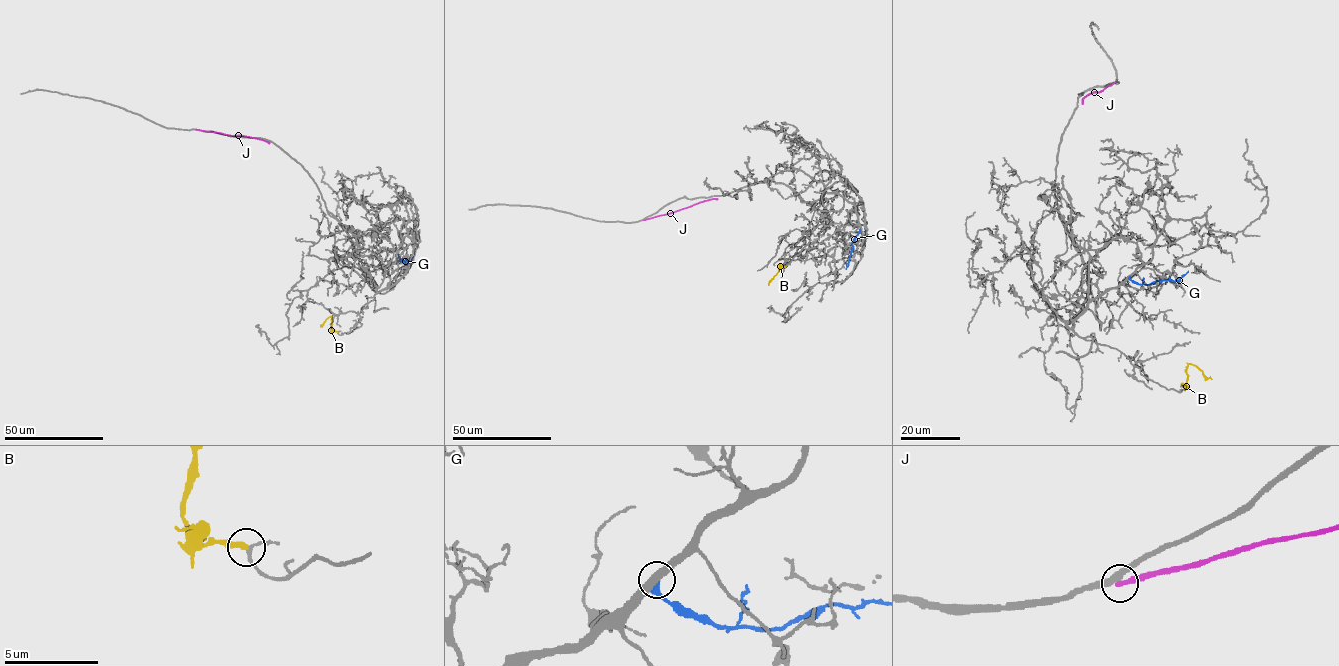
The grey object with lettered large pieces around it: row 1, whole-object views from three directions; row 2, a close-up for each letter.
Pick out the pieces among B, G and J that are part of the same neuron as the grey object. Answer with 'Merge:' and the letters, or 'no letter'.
Merge: B

